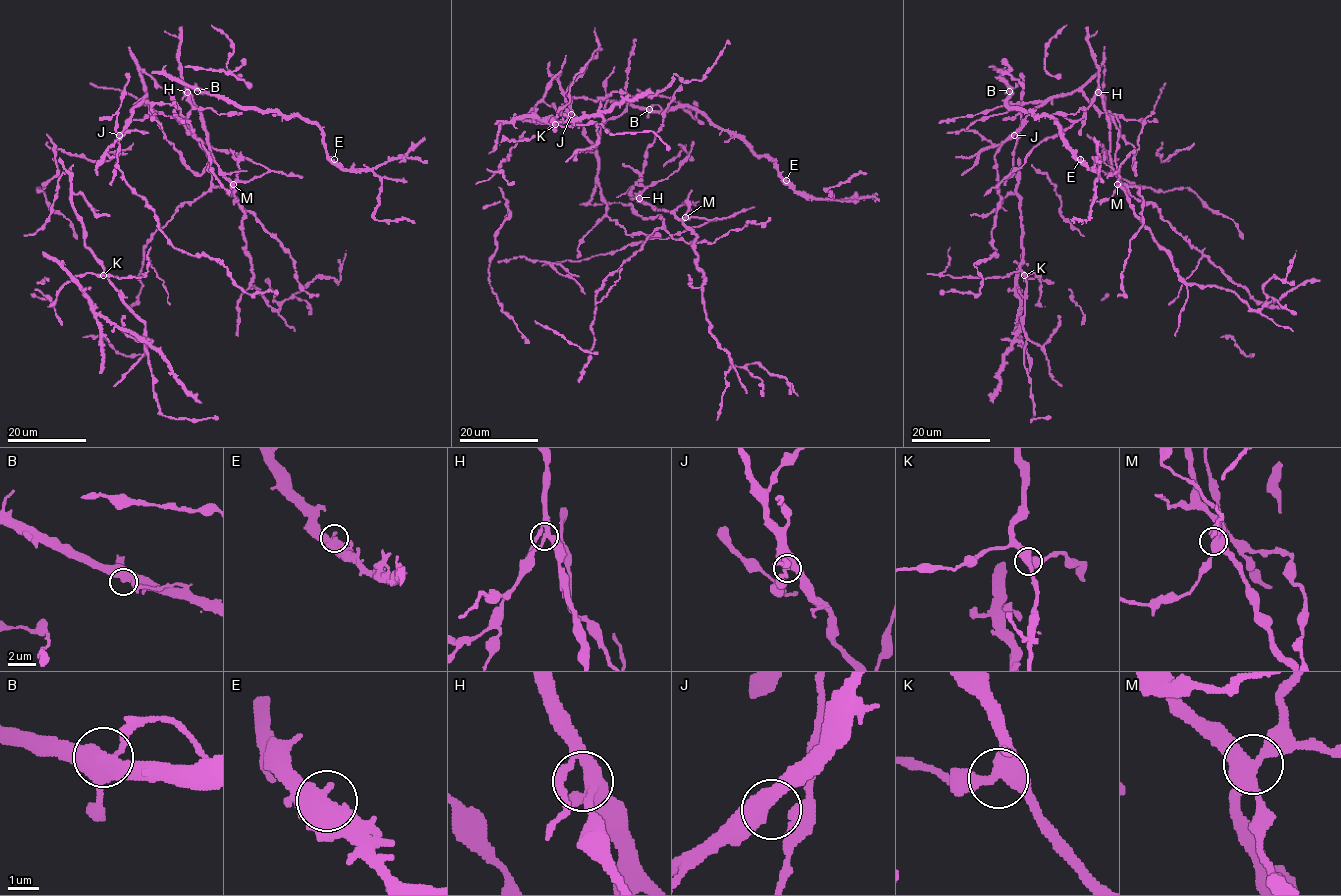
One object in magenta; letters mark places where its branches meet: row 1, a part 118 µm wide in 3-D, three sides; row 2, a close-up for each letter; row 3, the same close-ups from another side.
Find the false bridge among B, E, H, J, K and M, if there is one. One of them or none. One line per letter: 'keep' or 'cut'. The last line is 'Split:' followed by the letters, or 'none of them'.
B: keep
E: keep
H: keep
J: keep
K: keep
M: cut
Split: M

